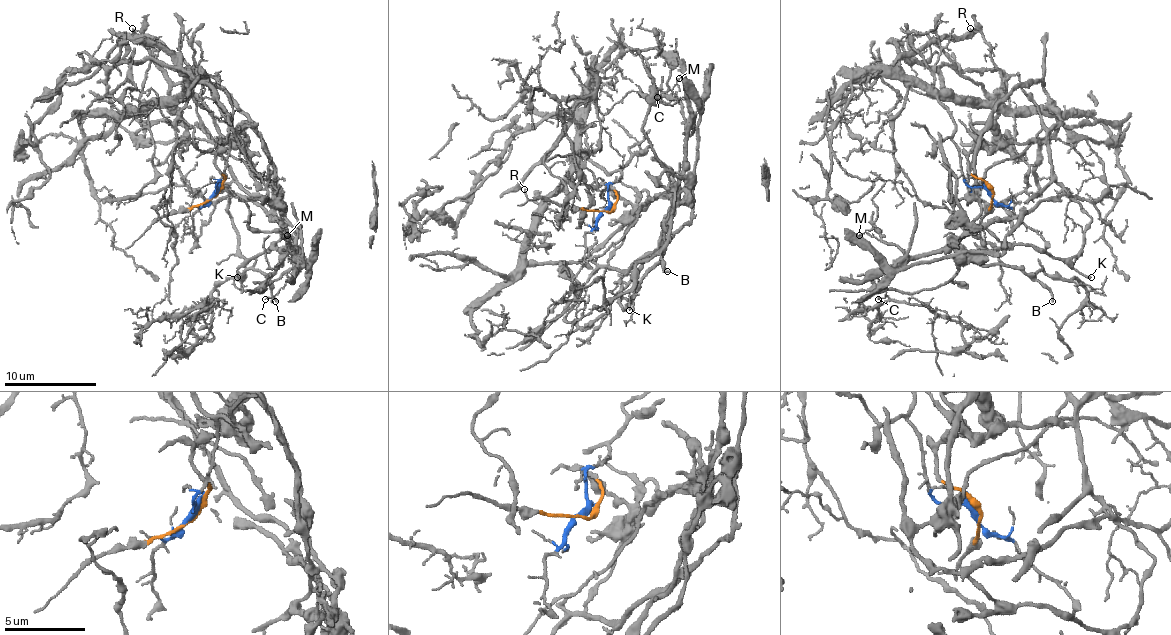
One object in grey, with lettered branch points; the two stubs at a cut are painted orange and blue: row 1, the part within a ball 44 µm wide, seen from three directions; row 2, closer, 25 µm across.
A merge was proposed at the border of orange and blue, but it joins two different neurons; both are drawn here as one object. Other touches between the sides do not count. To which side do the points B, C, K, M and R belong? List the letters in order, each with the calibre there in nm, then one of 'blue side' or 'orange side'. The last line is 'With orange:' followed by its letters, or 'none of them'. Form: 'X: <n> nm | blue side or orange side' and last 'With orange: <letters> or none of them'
B: 170 nm | orange side
C: 130 nm | orange side
K: 180 nm | orange side
M: 90 nm | orange side
R: 130 nm | blue side
With orange: B, C, K, M

